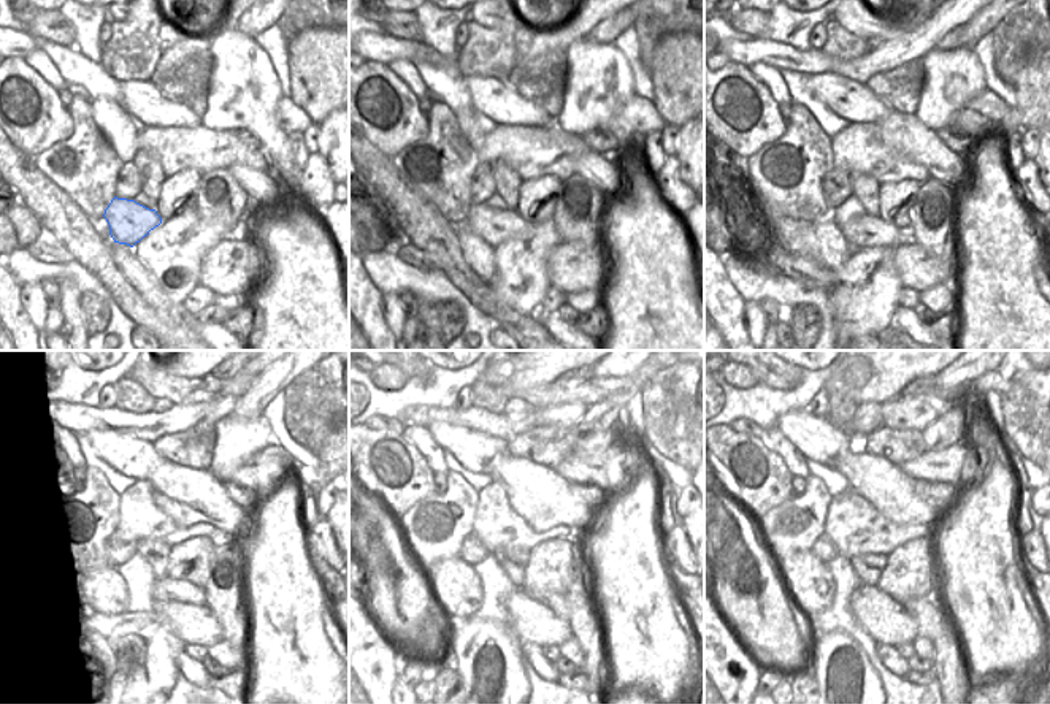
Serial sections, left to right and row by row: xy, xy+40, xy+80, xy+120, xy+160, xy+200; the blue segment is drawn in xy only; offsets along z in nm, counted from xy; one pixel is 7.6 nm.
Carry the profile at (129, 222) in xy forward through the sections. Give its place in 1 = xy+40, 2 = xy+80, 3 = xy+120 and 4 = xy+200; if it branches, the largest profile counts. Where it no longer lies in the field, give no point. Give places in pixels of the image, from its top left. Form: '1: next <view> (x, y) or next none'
1: next xy+40 (495, 227)
2: next xy+80 (866, 230)
3: next xy+120 (165, 590)
4: next xy+200 (914, 608)

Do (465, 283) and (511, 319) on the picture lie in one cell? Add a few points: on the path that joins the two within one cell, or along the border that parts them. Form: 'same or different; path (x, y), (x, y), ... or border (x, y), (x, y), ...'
same; path (476, 290), (500, 313)

